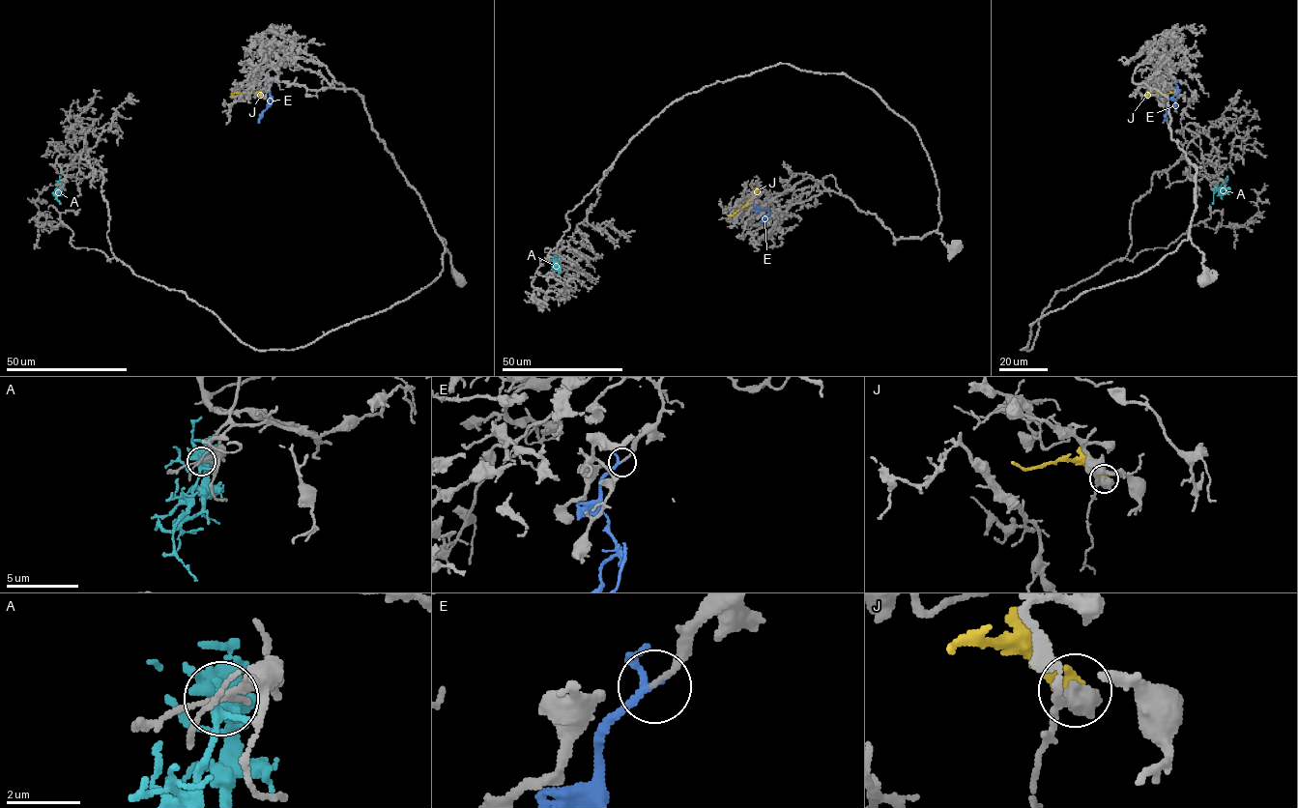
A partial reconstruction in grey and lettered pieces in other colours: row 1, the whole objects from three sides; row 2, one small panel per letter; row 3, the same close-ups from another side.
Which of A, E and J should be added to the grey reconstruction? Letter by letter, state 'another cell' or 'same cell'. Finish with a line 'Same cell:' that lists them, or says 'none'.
A: another cell
E: same cell
J: another cell
Same cell: E

